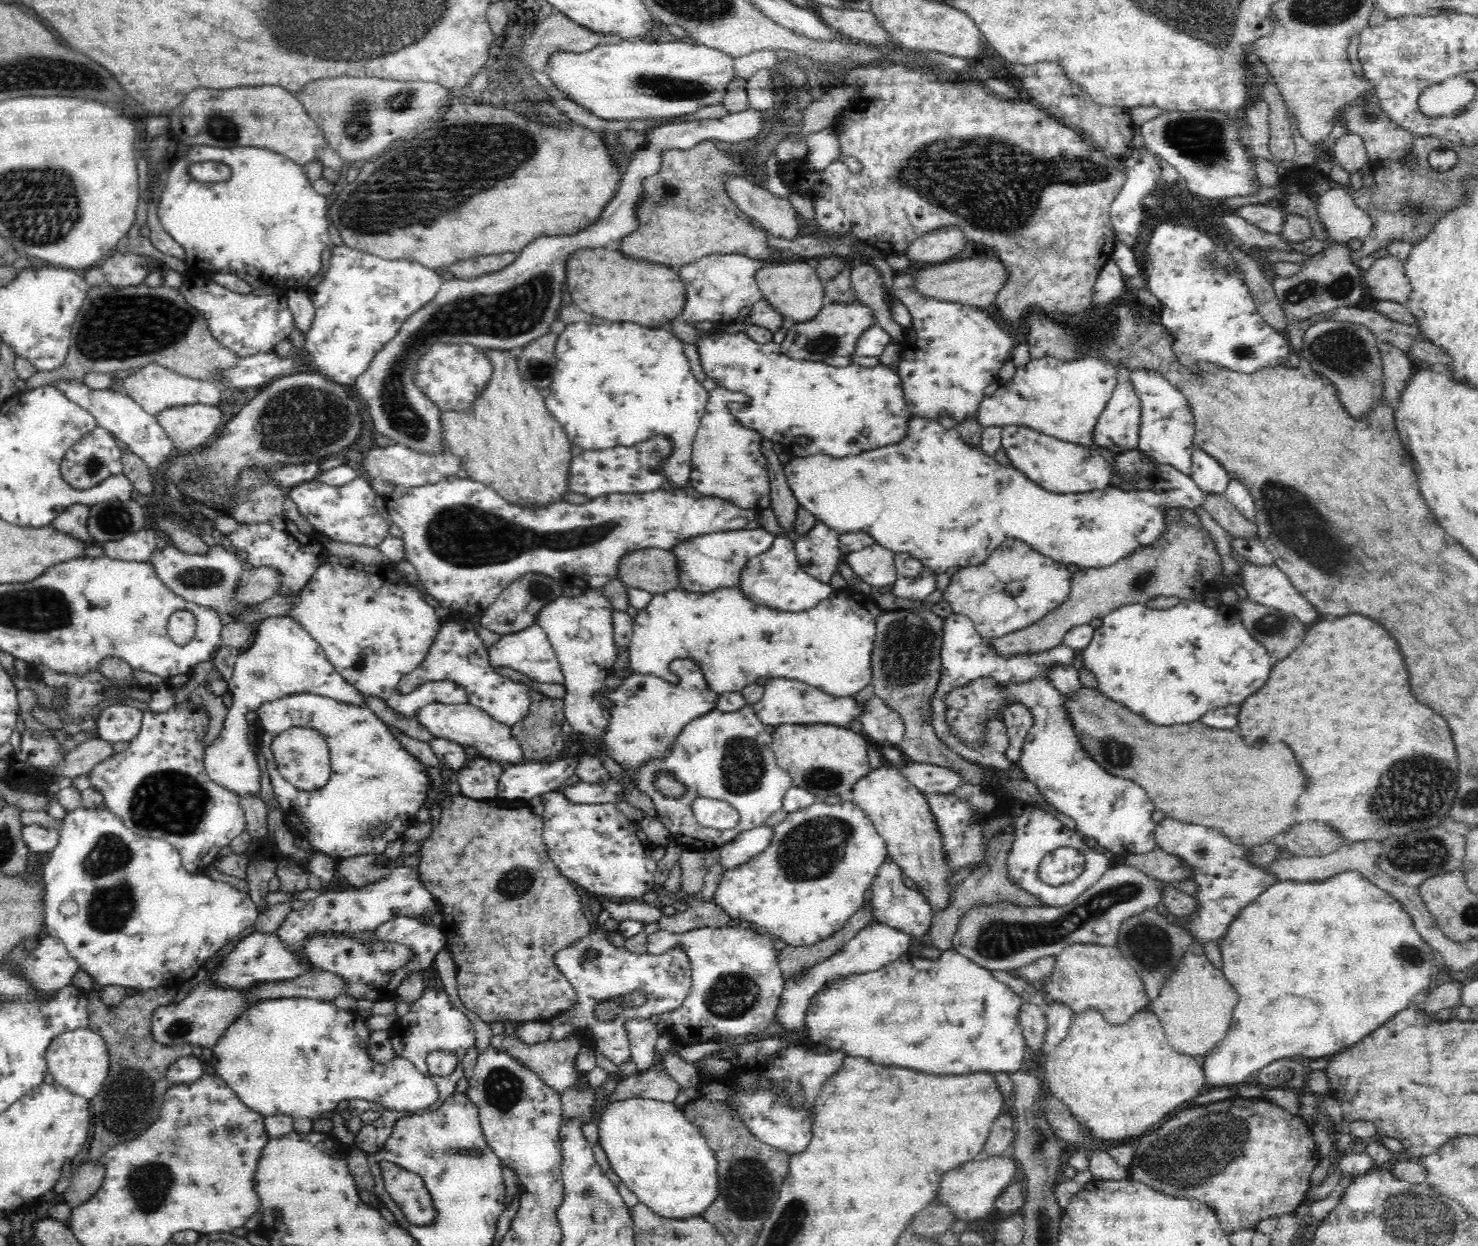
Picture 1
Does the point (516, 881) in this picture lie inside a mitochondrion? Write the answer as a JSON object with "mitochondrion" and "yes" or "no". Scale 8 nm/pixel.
{"mitochondrion":"yes"}

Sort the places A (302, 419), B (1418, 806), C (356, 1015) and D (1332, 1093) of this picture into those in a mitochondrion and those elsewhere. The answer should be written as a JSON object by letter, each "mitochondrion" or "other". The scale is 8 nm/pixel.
{"A":"mitochondrion","B":"mitochondrion","C":"other","D":"other"}

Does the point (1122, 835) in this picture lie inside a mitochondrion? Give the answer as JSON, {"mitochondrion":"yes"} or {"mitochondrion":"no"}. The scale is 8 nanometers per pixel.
{"mitochondrion":"no"}

